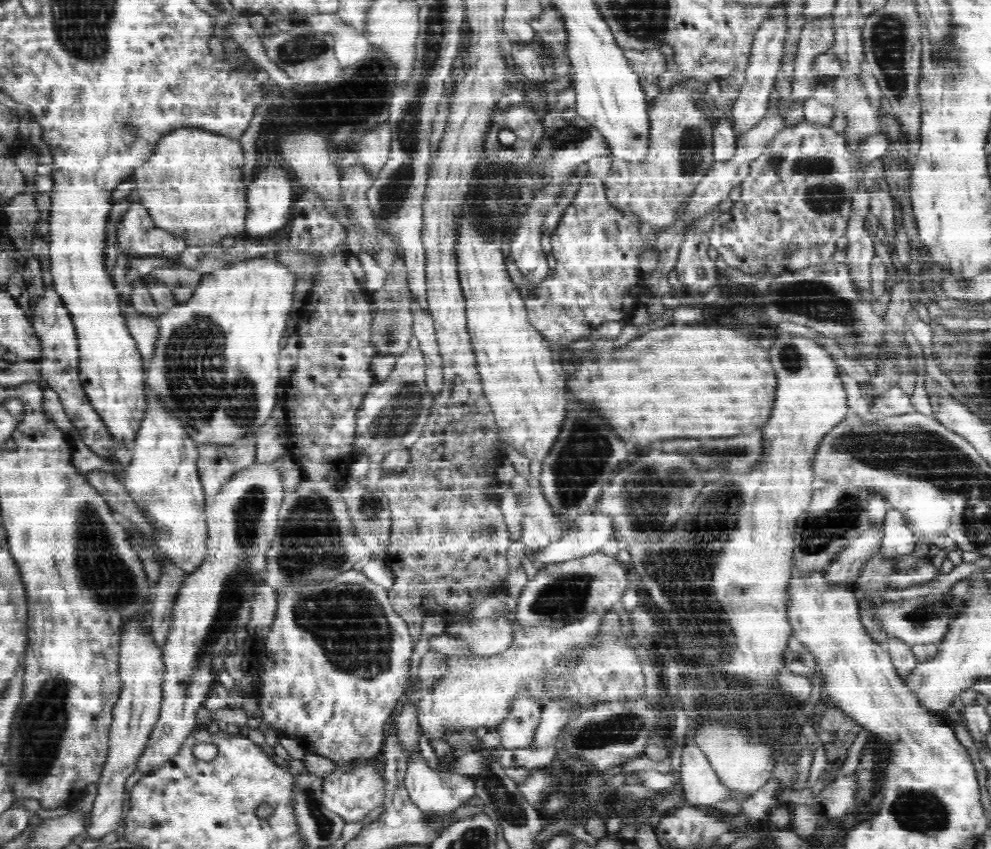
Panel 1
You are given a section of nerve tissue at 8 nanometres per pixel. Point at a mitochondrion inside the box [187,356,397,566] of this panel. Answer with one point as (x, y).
(366, 512)

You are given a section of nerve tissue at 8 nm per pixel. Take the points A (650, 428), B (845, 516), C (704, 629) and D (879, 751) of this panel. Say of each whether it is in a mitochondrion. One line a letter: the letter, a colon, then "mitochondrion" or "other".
A: other
B: mitochondrion
C: mitochondrion
D: other

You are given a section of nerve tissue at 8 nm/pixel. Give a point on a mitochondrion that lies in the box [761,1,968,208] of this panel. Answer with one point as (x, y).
(888, 38)

